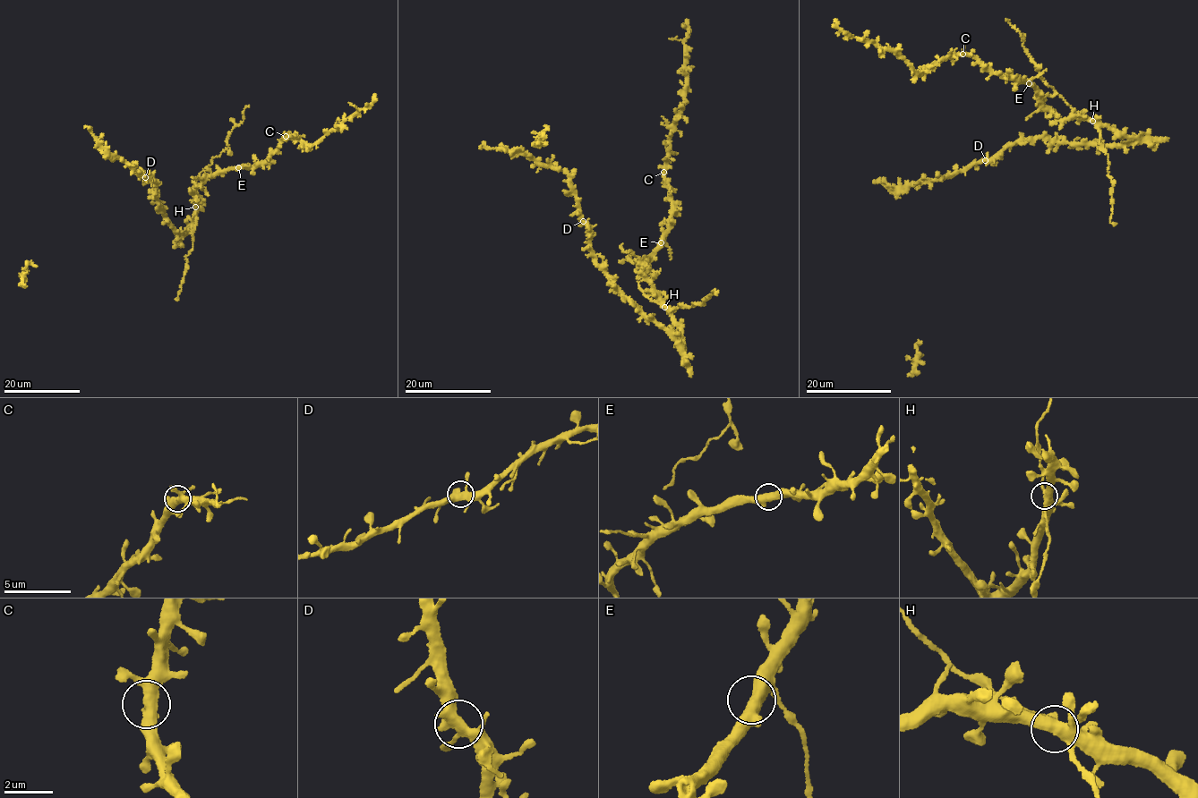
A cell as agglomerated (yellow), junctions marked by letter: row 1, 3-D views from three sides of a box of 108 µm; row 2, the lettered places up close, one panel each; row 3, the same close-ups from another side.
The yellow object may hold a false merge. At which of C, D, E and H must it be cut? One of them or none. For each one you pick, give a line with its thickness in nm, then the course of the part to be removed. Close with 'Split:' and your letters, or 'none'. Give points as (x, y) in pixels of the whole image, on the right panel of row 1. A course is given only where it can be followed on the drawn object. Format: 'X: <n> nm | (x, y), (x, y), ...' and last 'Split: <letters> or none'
Split: none

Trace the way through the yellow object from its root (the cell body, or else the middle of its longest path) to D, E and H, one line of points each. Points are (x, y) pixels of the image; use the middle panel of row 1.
D: (668, 330), (643, 313), (596, 263), (583, 221)
E: (668, 330), (681, 341), (680, 324), (672, 318), (672, 313), (660, 295), (645, 279), (646, 259), (661, 242)
H: (668, 330), (681, 341), (680, 324), (664, 307)

